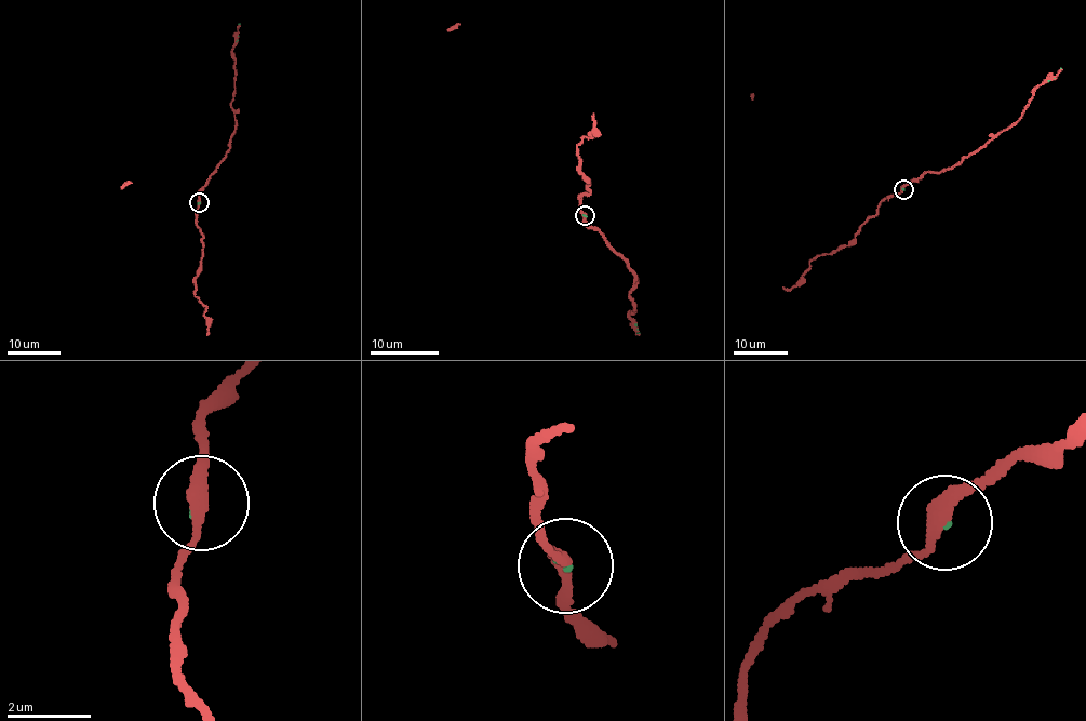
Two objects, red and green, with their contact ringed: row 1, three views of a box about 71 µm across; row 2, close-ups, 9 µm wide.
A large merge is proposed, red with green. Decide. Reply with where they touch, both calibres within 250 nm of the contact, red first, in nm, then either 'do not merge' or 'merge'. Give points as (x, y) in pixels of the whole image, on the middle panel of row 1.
place (585, 215); calibres 320 and 70 nm; merge

